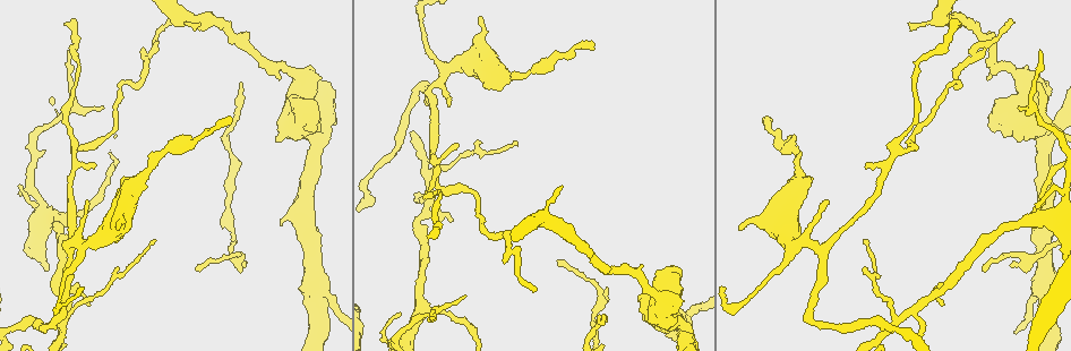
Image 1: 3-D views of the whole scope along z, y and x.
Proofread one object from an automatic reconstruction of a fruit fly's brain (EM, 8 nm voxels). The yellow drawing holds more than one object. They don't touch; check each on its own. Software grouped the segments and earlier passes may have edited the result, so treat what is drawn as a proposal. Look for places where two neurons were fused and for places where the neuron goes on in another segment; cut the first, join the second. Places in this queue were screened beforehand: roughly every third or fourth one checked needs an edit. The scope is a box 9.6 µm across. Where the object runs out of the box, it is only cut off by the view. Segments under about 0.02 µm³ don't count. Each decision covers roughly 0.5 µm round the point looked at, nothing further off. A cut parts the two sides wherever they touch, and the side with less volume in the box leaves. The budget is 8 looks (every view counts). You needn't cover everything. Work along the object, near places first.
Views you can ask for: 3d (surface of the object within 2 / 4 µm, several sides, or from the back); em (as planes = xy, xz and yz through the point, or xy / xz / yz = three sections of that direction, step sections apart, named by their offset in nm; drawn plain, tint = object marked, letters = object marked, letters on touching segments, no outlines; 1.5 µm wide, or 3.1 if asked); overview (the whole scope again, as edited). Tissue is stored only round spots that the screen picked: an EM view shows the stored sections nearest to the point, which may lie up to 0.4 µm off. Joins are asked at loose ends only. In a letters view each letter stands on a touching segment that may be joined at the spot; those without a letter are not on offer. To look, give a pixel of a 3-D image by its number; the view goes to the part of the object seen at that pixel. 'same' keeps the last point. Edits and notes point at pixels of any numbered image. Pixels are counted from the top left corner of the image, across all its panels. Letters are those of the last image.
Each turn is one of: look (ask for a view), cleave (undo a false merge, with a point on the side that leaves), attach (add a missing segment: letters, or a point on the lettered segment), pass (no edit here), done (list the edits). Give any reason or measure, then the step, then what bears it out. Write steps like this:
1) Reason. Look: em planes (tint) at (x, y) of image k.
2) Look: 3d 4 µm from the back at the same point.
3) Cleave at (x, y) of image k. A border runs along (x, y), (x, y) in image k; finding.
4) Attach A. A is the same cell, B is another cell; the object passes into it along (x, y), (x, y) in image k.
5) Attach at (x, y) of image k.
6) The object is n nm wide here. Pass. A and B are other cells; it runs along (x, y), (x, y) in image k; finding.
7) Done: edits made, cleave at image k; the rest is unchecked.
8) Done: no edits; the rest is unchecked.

An open end. Look: 3d 4 µm at (603, 316) of image 1.

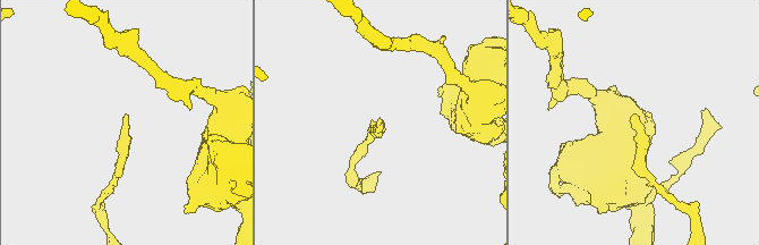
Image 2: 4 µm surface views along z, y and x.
Look: em xy step 4 (letters) at (636, 117) of image 2.

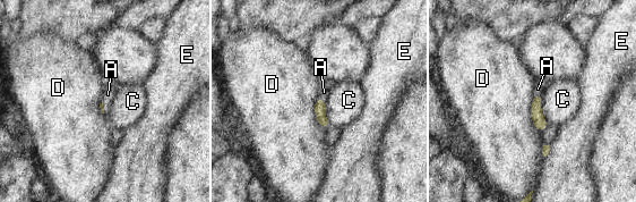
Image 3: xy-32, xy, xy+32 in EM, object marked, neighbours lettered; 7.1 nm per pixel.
Look: em planes (letters) at the same point.

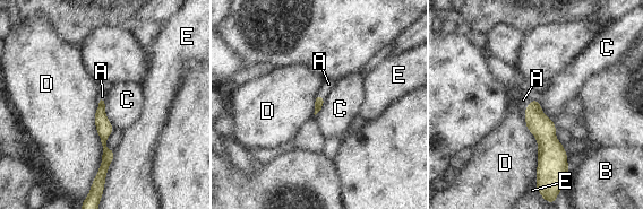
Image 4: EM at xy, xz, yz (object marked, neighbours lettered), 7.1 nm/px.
Attach A. A is the same cell, B, C, D and E are other cells; the object passes into it along (538, 123), (529, 104), (523, 99) in image 4; the neuron continues.

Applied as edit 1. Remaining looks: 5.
Look: overview.

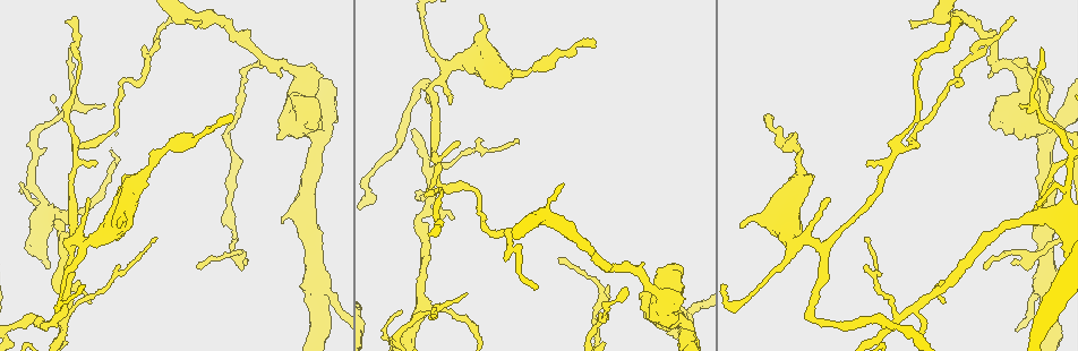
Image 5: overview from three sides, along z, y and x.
Branch stops here. Look: 3d 4 µm from the back at (279, 137) of image 5.

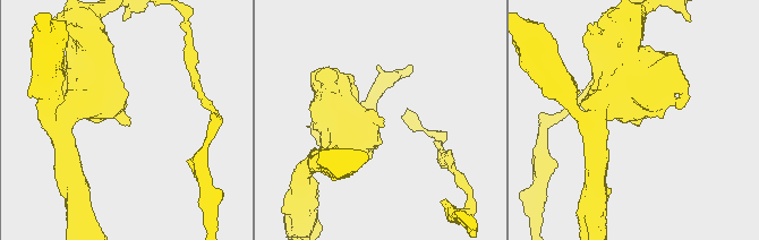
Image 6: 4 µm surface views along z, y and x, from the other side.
Need the tissue. Look: em planes (plain) at (633, 123) of image 6.

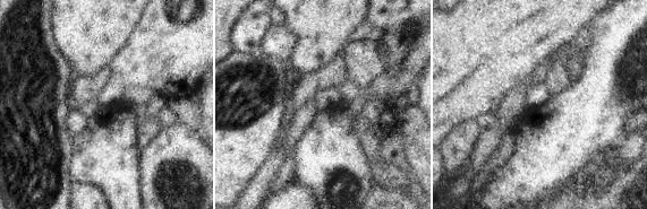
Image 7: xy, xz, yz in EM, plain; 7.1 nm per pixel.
Look: em planes (letters) at the same point.

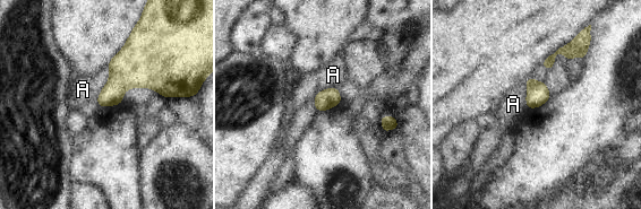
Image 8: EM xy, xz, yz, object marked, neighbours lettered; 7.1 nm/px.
Pass. A is another cell; a border runs along (108, 67), (108, 80), (95, 99) in image 8; none of them fits.

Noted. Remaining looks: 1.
Branch stops here. Look: em planes (letters) at (538, 288) of image 5.

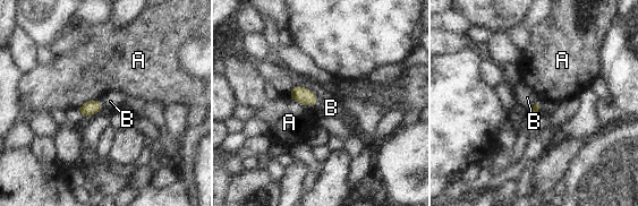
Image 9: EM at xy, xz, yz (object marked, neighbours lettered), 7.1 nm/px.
Pass. A and B are other cells; a border runs along (294, 84), (307, 87), (318, 104) in image 9; none of them fits.

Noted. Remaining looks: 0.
Done: edits made, attach at image 4; the rest is unchecked.

